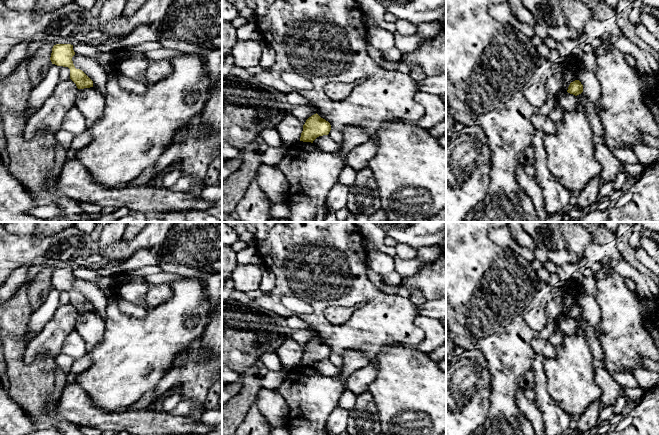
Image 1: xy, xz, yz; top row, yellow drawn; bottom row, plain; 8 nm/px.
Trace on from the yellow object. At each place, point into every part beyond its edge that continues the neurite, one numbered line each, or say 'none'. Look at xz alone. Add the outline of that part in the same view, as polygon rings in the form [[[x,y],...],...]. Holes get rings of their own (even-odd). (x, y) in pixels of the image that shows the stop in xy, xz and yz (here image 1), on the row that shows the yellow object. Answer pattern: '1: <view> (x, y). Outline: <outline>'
none

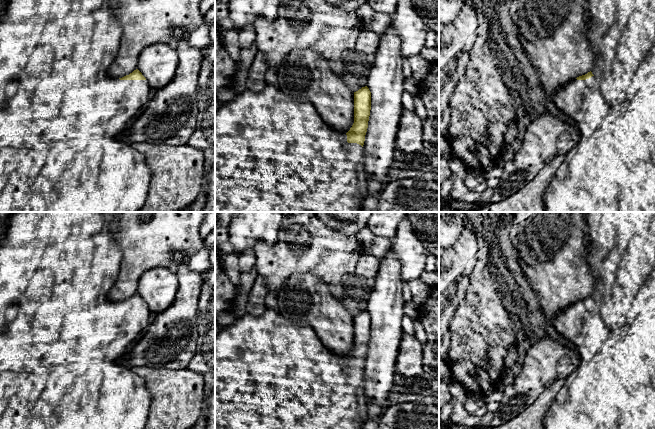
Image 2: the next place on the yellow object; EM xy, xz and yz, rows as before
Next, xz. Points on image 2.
1: xz (273, 153). Outline: [[[266,85],[266,87],[259,92],[247,89],[243,93],[237,94],[232,101],[223,104],[215,112],[215,212],[364,212],[363,205],[367,196],[368,180],[364,169],[363,147],[357,143],[348,143],[346,134],[330,128],[318,114],[313,104],[308,100],[291,97],[272,85]]]

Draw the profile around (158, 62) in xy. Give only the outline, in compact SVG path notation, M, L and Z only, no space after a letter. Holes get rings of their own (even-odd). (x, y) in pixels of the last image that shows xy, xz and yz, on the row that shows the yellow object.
M168 43L152 44L141 52L137 69L146 78L151 89L158 90L171 81L178 62L177 51Z

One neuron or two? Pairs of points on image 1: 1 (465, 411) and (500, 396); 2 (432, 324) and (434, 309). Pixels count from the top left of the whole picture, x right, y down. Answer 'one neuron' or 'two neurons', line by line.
1: two neurons
2: two neurons

